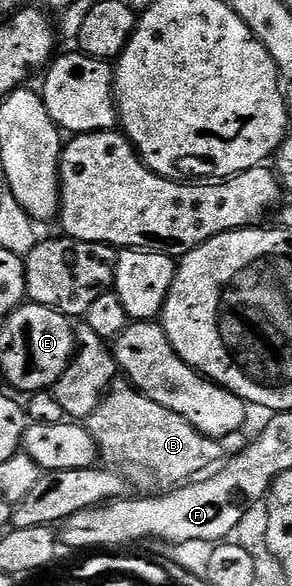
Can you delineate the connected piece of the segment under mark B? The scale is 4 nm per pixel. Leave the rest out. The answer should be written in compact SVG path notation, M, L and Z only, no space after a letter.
M128 381L114 382L105 392L101 403L89 414L87 428L97 443L100 458L110 468L142 471L153 489L180 487L223 459L222 444L218 440L199 433L191 421L183 421L183 417L171 413L171 409L163 409L159 401L151 401L151 397Z

